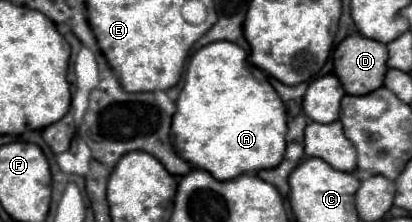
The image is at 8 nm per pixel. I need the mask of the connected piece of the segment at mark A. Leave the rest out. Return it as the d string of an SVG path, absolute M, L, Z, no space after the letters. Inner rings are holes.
M211 42L199 48L187 66L185 84L177 98L177 112L173 114L171 140L177 154L191 166L207 170L217 180L231 180L241 174L257 172L263 168L275 168L285 154L285 106L267 76L247 60L241 46L233 42Z

